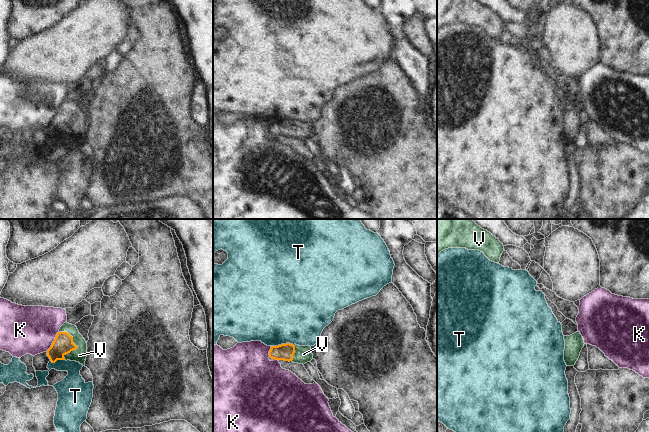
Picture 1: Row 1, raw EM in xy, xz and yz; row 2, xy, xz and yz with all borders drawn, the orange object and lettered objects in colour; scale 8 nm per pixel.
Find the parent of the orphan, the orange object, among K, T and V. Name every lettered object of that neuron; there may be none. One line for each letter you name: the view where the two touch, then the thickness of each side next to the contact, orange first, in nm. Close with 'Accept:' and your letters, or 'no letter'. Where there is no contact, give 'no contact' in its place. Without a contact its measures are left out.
V: xy | 160/110 nm
Accept: V

